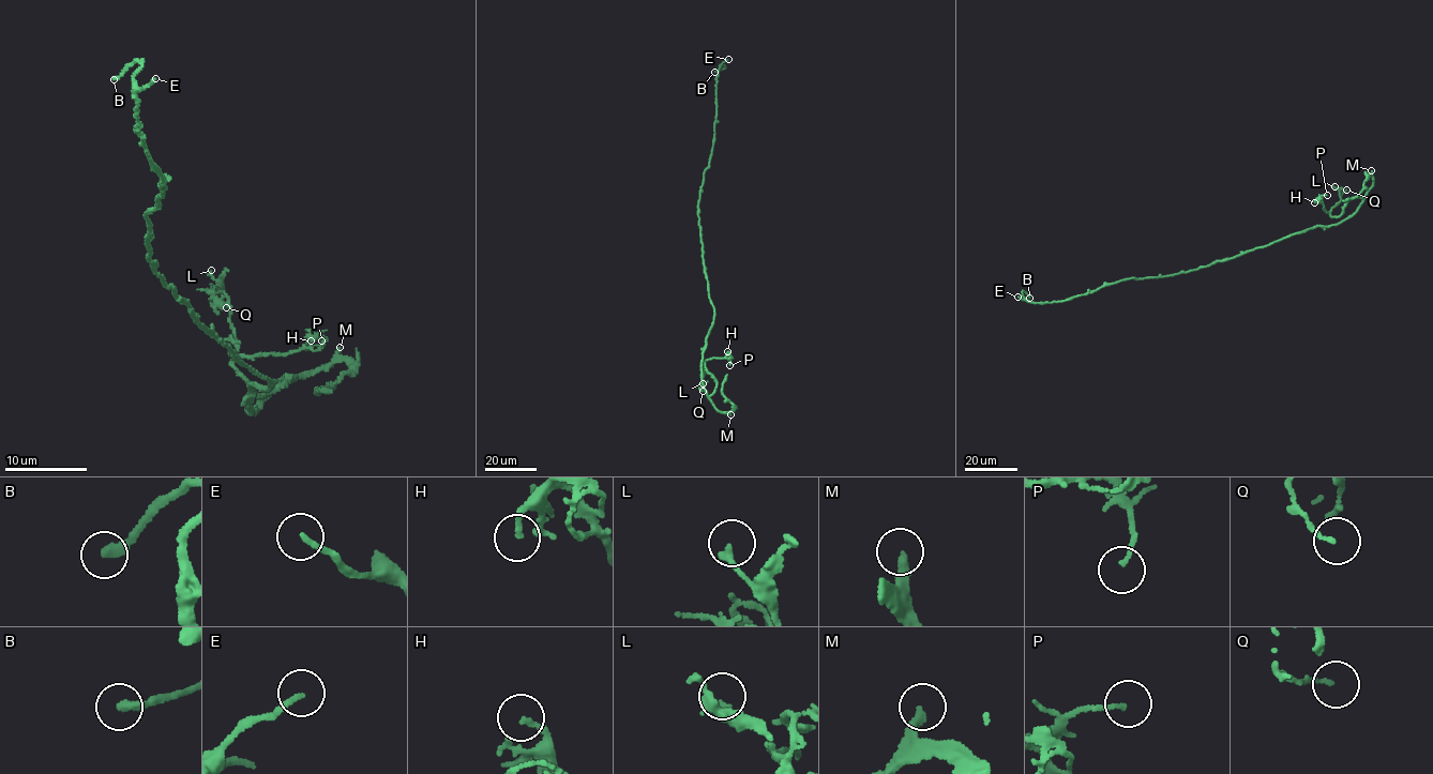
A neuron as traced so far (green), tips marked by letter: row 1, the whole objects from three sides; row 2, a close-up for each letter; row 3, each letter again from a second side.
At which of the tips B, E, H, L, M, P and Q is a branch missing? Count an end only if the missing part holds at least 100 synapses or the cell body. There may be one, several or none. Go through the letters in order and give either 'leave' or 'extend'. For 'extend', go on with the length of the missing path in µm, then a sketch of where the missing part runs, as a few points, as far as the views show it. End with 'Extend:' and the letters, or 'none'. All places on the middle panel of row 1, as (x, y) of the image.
B: extend | 140 µm | (714, 72), (750, 69), (784, 89), (792, 106), (801, 169), (818, 191), (836, 241)
E: extend | 130 µm
H: leave
L: leave
M: extend | 25 µm | (730, 414), (734, 421), (727, 426), (696, 420)
P: leave
Q: leave
Extend: B, E, M

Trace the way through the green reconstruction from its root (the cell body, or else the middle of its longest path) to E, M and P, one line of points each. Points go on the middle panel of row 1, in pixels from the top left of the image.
E: (704, 263), (698, 215), (699, 192), (713, 143), (717, 76), (720, 65), (728, 59)
M: (704, 263), (714, 315), (704, 349), (703, 384), (715, 407), (730, 414)
P: (704, 263), (714, 315), (702, 363), (708, 395), (713, 392), (715, 381), (702, 362), (727, 357), (729, 365)

